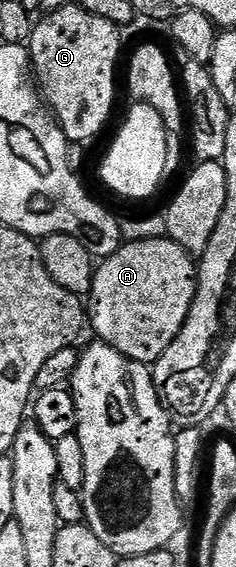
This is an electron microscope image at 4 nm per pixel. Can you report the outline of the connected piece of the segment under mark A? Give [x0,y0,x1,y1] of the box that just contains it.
[91,240,198,366]

